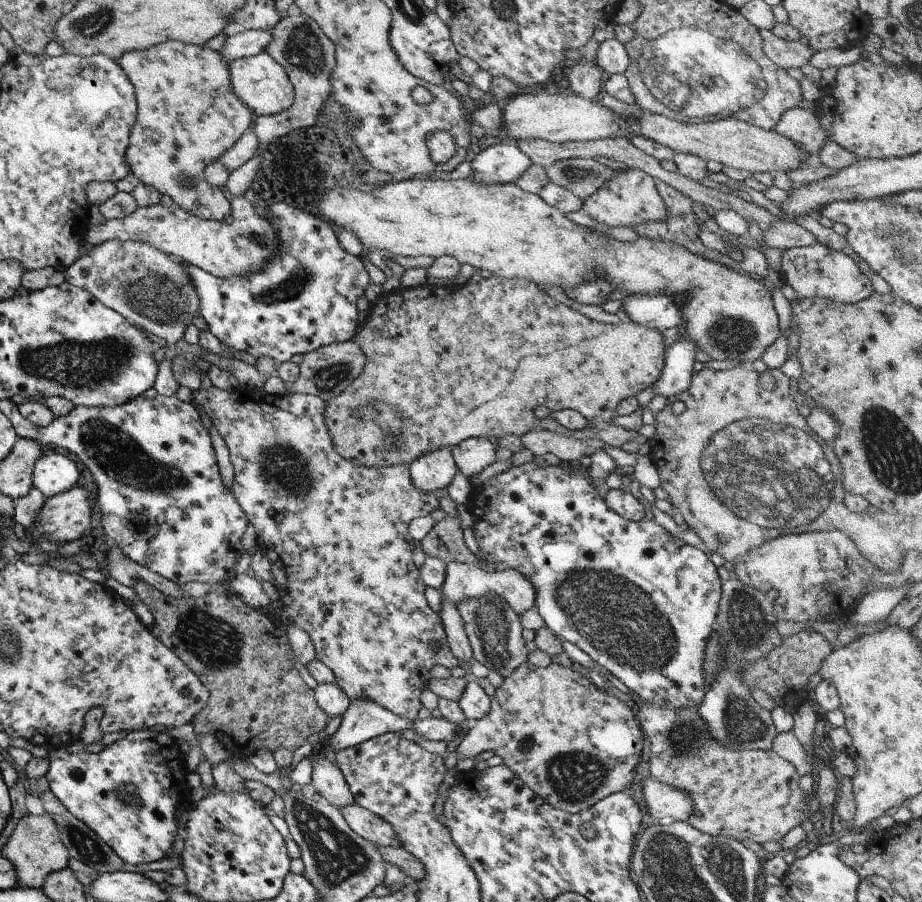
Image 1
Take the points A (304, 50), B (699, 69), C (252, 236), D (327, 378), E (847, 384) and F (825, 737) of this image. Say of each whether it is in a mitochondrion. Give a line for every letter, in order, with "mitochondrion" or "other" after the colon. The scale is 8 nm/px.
A: mitochondrion
B: mitochondrion
C: mitochondrion
D: mitochondrion
E: other
F: other

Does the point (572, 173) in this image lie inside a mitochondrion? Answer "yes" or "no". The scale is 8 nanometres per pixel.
yes

